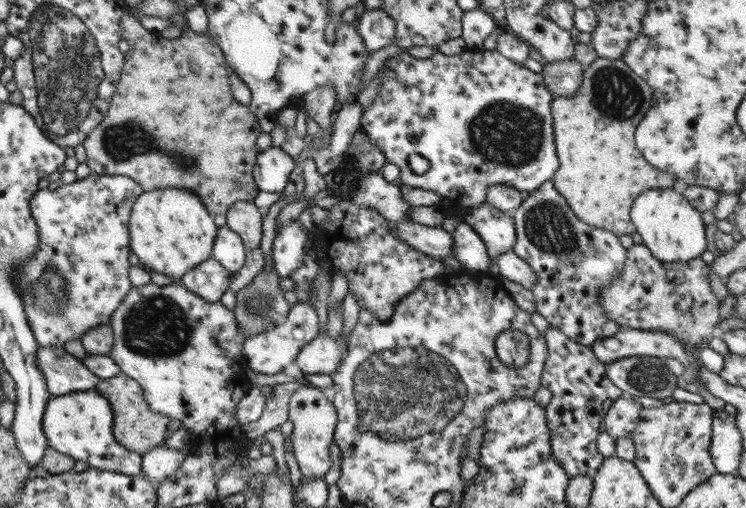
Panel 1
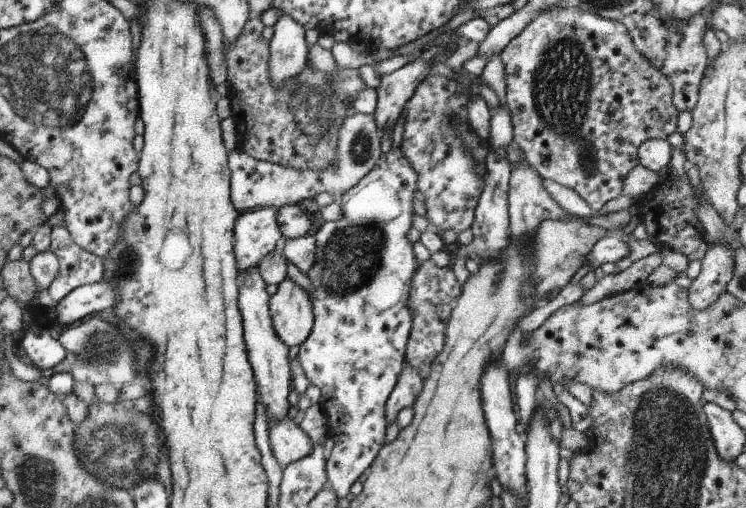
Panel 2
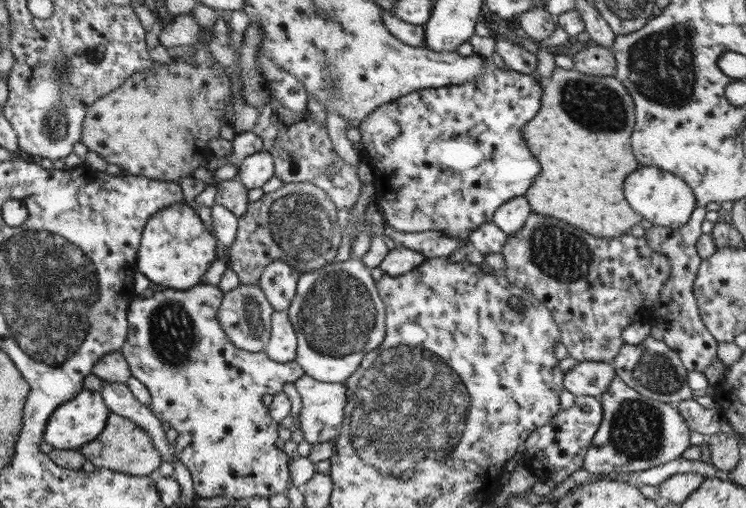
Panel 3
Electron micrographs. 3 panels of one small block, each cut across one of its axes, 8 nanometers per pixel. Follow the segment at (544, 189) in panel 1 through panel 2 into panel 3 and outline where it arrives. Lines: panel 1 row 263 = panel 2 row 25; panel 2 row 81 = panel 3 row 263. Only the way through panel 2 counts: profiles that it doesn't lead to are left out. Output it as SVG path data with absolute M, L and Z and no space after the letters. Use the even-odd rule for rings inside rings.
M530 213L520 230L509 234L502 247L506 261L505 277L524 294L534 296L551 313L560 332L560 343L568 349L568 357L577 361L612 363L625 346L623 330L645 320L647 310L660 295L662 285L671 275L668 258L650 248L645 237L624 233L614 239L592 236L582 229L550 216Z

